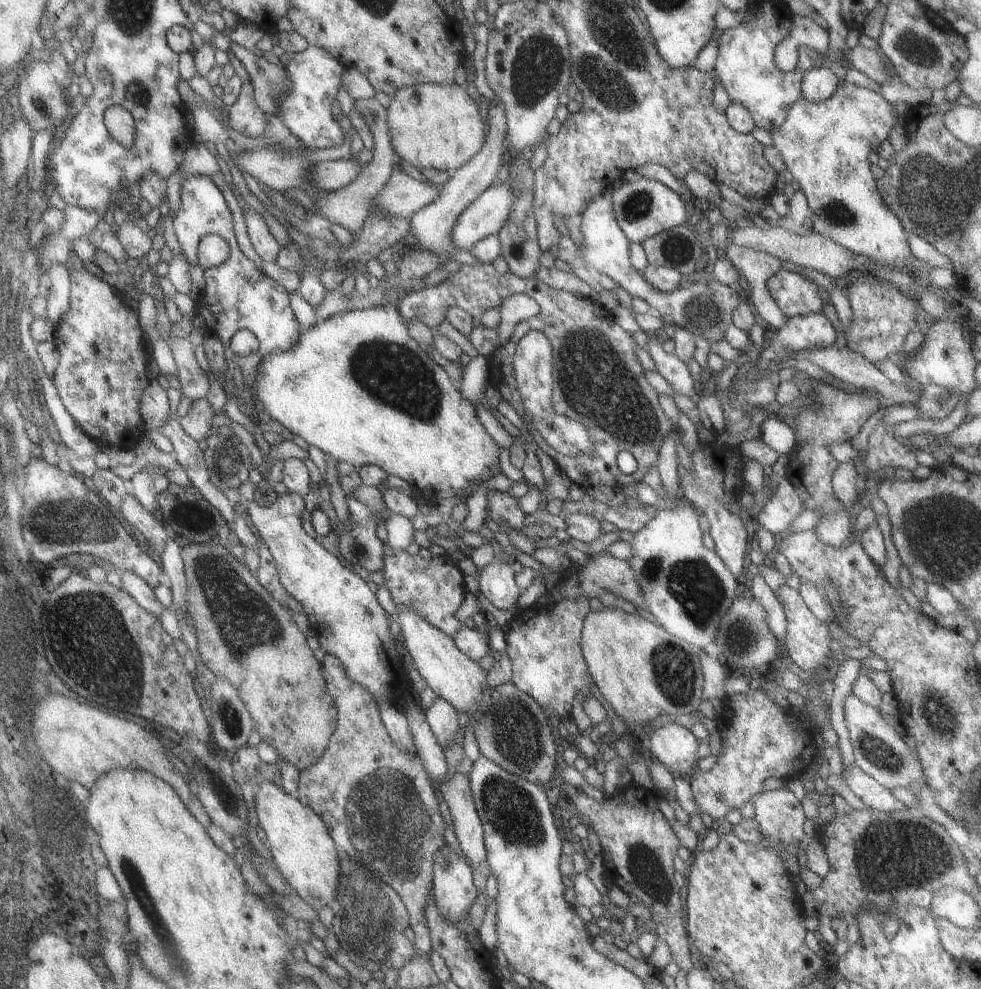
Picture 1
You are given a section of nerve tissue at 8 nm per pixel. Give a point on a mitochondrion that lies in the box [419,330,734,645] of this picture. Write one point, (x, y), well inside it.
(593, 381)

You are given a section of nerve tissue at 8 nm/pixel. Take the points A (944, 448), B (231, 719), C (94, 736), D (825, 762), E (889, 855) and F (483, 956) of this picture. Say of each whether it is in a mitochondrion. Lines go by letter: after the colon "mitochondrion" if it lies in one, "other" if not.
A: other
B: mitochondrion
C: other
D: other
E: mitochondrion
F: other

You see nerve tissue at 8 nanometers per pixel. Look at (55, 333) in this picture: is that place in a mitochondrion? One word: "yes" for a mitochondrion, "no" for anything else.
no

